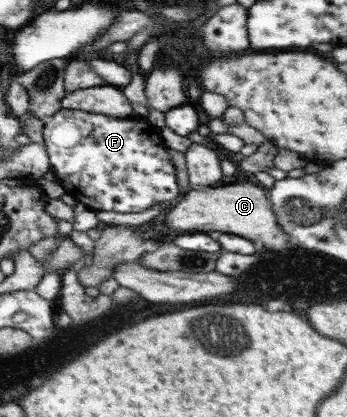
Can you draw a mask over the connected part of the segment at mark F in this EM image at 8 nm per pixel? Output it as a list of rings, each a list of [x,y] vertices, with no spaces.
[[[60,110],[45,121],[45,143],[57,182],[70,194],[76,203],[83,204],[90,211],[110,211],[128,214],[144,212],[150,206],[166,202],[169,208],[180,196],[176,182],[175,168],[163,143],[160,129],[146,119],[114,118],[94,111]]]

